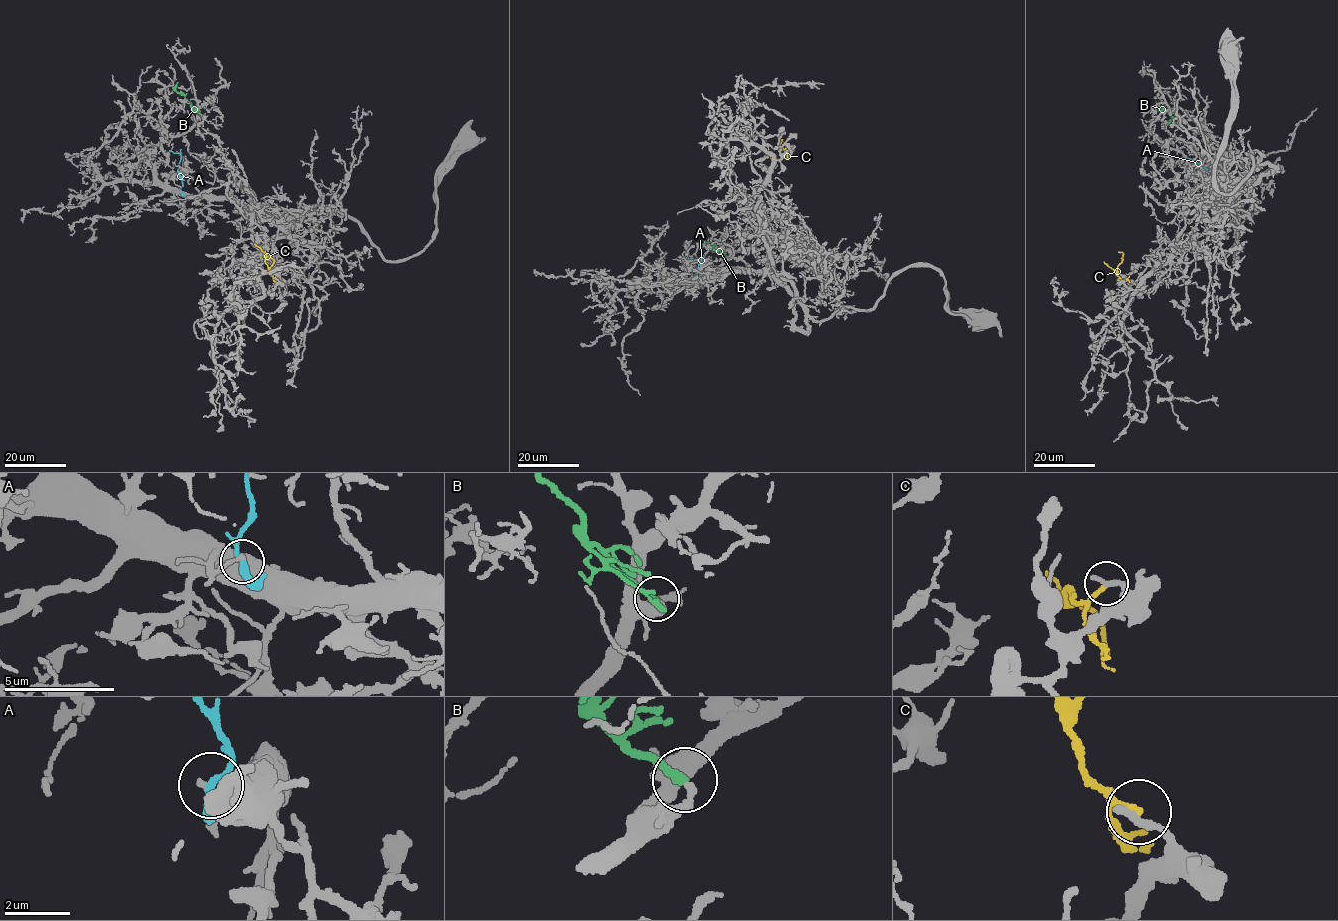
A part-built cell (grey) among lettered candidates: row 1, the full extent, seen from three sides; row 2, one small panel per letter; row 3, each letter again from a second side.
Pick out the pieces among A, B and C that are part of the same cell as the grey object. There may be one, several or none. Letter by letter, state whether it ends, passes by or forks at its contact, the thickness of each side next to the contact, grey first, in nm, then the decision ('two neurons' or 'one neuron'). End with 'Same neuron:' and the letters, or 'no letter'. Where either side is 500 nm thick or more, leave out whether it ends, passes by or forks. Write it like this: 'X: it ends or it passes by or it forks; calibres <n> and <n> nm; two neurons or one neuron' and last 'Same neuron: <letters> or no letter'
A: it passes by; calibres 160 and 260 nm; two neurons
B: it ends; calibres 220 and 220 nm; one neuron
C: it ends; calibres 280 and 200 nm; two neurons
Same neuron: B

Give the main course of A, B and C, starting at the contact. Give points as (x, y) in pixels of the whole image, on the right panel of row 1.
A: (1221, 190), (1223, 185), (1218, 176), (1192, 161)
B: (1179, 120), (1160, 109), (1156, 101)
C: (1117, 279), (1116, 271), (1123, 260), (1123, 253), (1118, 252)

